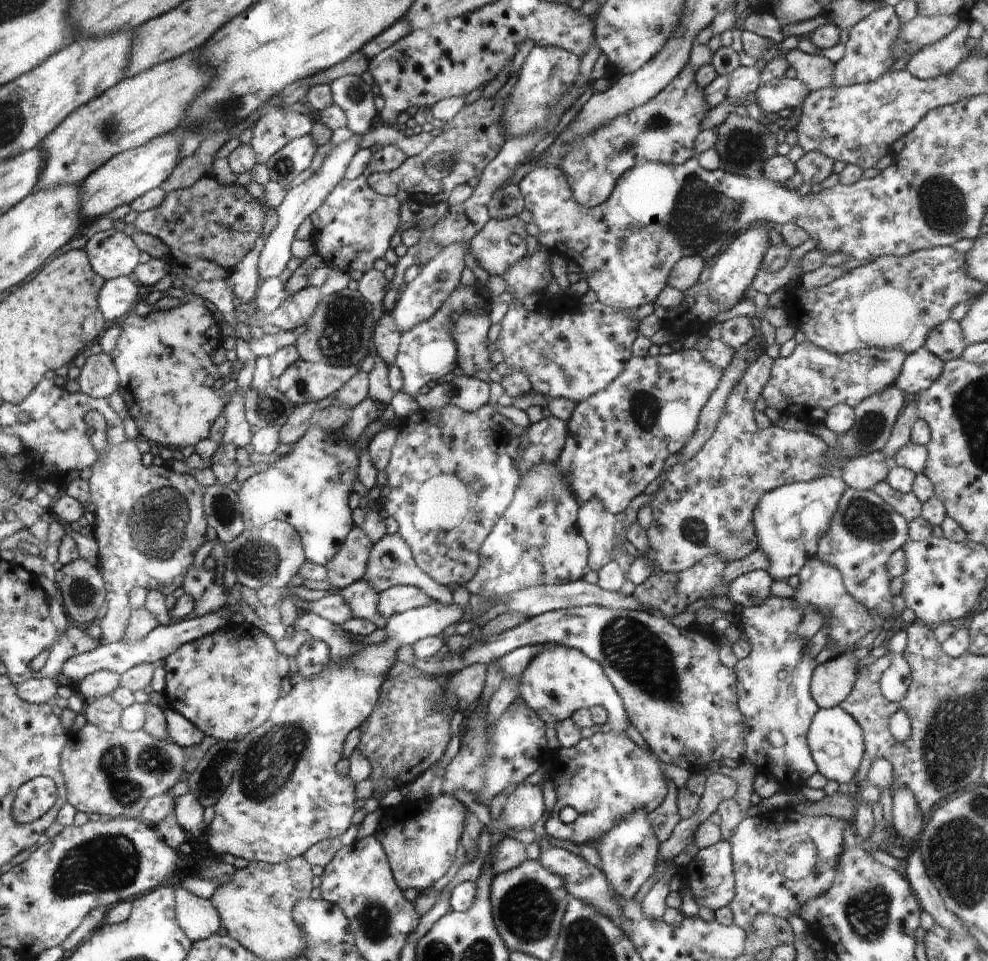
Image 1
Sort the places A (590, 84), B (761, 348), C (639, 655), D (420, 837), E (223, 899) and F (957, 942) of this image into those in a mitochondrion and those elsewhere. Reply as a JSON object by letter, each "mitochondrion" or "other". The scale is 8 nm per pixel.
{"A":"other","B":"other","C":"mitochondrion","D":"other","E":"other","F":"other"}

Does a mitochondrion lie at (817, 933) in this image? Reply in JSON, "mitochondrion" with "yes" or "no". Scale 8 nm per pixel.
{"mitochondrion":"no"}

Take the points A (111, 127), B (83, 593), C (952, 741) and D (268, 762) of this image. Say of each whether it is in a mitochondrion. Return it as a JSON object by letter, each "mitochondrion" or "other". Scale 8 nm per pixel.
{"A":"mitochondrion","B":"mitochondrion","C":"mitochondrion","D":"mitochondrion"}

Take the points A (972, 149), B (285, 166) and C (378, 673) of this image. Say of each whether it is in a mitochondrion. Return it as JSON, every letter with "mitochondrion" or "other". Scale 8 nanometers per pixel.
{"A":"other","B":"mitochondrion","C":"other"}

